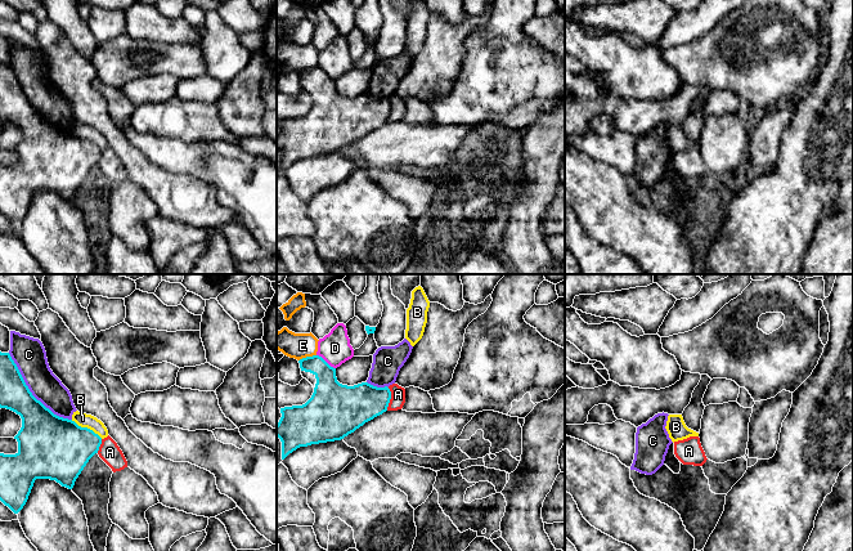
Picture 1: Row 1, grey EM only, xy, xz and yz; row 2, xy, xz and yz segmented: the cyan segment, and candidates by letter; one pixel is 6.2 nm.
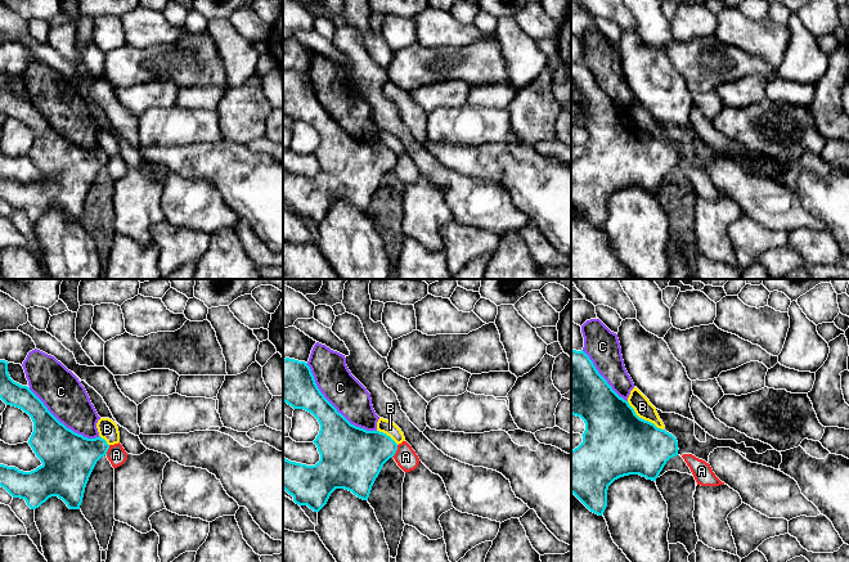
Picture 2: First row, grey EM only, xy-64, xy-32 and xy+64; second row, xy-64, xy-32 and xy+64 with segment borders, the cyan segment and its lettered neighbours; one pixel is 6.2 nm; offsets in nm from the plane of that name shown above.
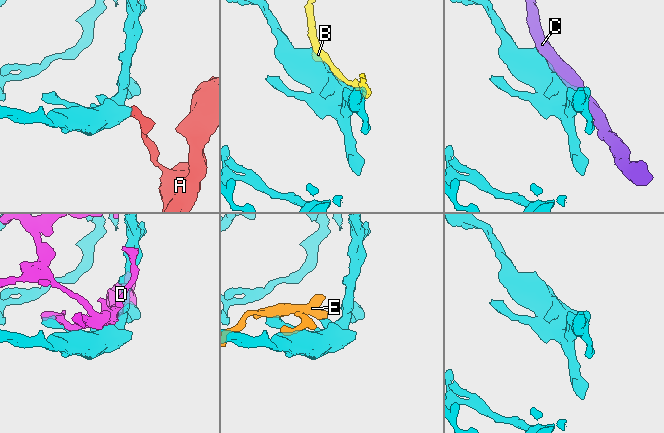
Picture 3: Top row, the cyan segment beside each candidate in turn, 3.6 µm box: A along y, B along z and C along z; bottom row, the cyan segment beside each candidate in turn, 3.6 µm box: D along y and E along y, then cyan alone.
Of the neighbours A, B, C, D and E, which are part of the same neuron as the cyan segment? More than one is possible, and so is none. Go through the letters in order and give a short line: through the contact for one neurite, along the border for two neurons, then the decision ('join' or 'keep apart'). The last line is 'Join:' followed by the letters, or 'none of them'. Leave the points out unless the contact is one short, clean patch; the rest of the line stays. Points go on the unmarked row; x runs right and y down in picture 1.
A: line xz (389, 99), (390, 113), (386, 121); keep apart
B: keep apart
C: keep apart
D: keep apart
E: keep apart
Join: none of them

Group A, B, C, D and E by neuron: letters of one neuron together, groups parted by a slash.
A / B / C / D / E

